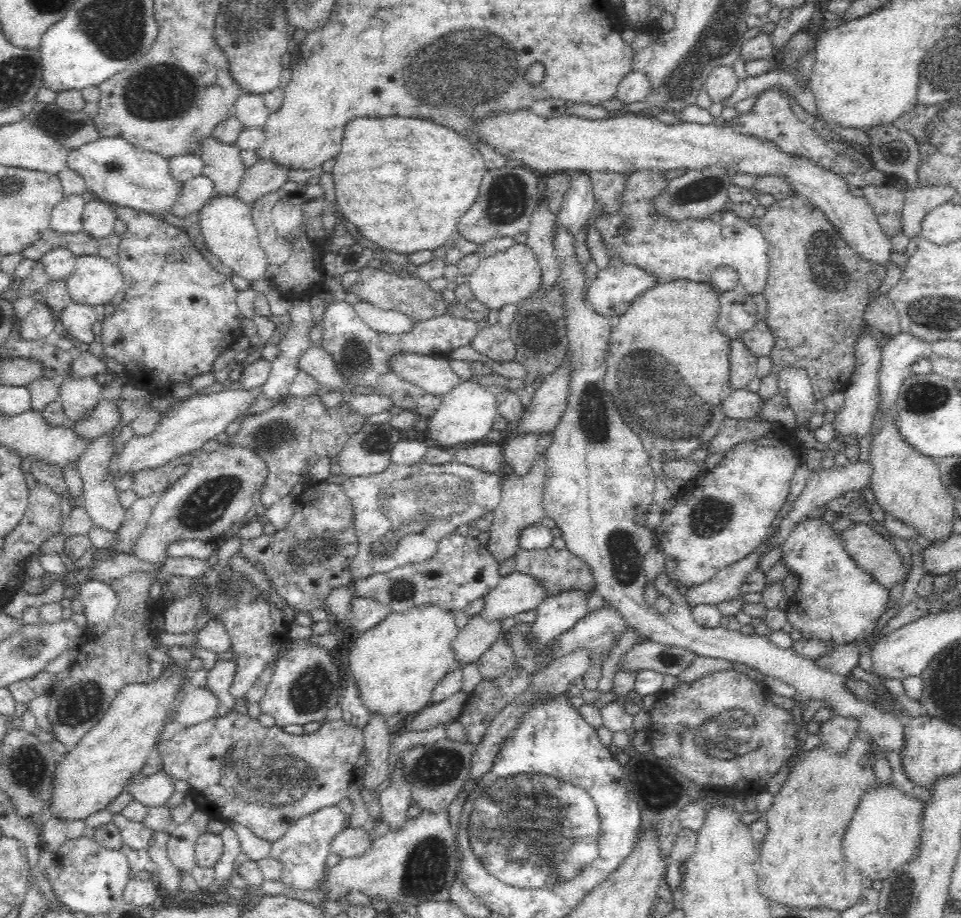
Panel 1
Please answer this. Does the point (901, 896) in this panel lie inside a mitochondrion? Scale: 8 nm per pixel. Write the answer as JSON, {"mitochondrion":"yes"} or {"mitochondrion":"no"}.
{"mitochondrion":"yes"}

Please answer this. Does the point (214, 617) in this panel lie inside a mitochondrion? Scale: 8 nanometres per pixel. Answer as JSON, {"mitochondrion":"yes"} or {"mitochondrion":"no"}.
{"mitochondrion":"no"}

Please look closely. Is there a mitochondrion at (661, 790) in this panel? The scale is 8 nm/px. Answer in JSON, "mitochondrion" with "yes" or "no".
{"mitochondrion":"yes"}

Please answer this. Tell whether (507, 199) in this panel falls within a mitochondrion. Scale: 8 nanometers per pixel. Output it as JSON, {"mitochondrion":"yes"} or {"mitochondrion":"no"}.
{"mitochondrion":"yes"}

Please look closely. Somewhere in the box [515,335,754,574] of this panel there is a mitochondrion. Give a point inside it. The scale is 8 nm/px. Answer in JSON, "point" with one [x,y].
{"point":[678,413]}

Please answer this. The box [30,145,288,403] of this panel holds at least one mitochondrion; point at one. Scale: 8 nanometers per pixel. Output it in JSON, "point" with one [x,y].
{"point":[113,165]}

